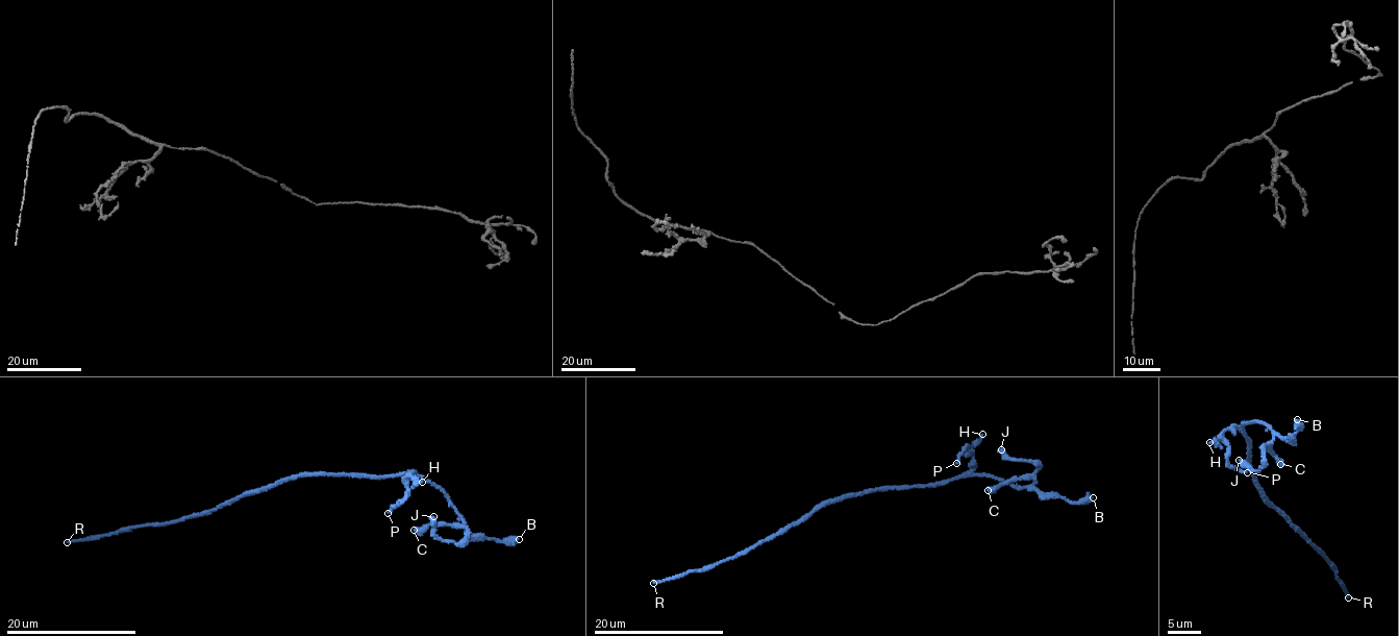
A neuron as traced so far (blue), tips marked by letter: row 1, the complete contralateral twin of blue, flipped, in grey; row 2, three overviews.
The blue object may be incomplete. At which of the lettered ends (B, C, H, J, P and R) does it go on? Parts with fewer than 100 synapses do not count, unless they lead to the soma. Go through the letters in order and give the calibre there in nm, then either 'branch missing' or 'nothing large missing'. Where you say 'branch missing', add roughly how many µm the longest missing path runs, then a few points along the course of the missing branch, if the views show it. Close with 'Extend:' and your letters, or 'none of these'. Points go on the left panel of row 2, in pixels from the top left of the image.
B: 420 nm | nothing large missing
C: 600 nm | nothing large missing
H: 200 nm | nothing large missing
J: 480 nm | nothing large missing
P: 200 nm | nothing large missing
R: 240 nm | branch missing | 200 µm
Extend: R

